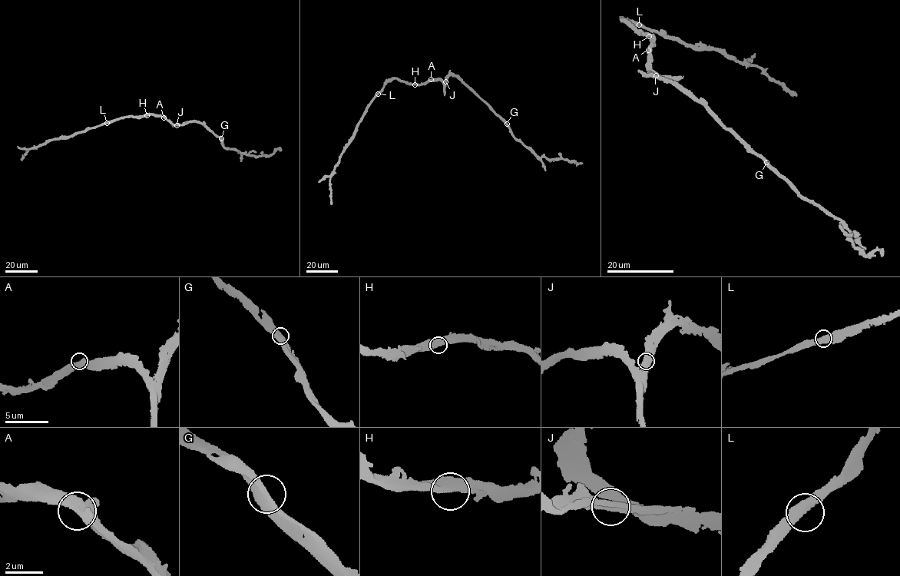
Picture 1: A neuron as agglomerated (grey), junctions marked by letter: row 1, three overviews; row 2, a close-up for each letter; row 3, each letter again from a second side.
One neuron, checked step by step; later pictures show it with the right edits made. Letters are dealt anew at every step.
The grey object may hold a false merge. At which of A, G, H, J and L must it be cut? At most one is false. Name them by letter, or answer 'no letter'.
no letter

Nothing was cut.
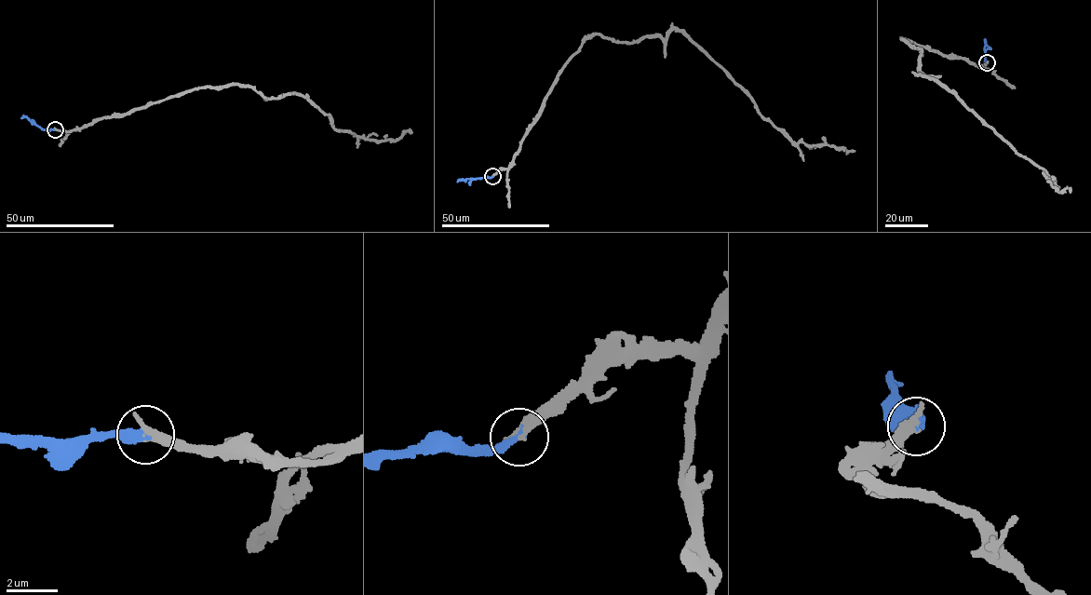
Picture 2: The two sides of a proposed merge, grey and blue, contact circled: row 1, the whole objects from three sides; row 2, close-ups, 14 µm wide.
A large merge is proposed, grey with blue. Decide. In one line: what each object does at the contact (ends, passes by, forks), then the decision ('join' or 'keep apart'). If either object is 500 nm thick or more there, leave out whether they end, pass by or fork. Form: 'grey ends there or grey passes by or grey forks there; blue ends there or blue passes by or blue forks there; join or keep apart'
grey ends there; blue ends there; join

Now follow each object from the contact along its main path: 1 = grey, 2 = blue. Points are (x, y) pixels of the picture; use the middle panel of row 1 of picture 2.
1: (492, 176), (508, 169), (566, 63), (599, 33), (634, 42), (680, 29), (795, 142), (855, 151)
2: (492, 176), (457, 182)

